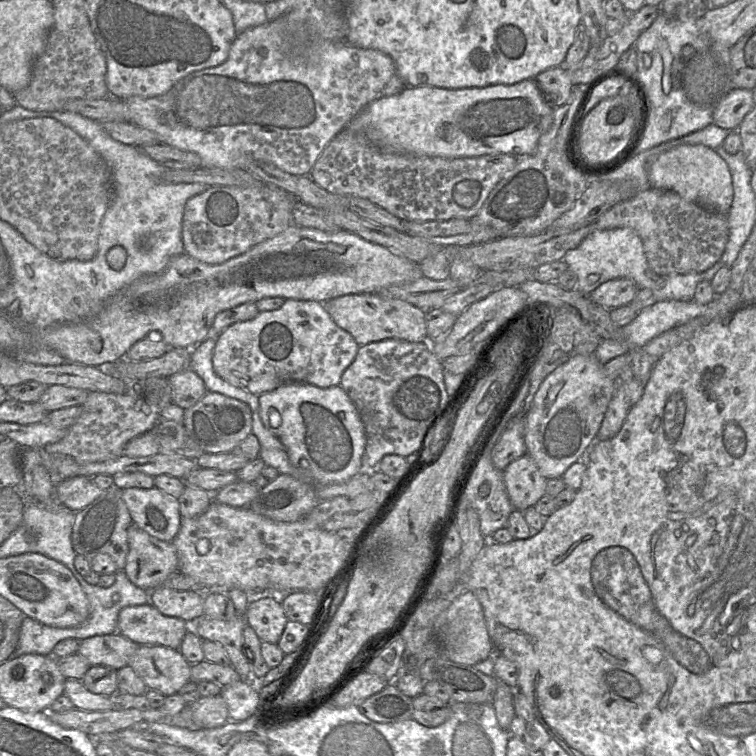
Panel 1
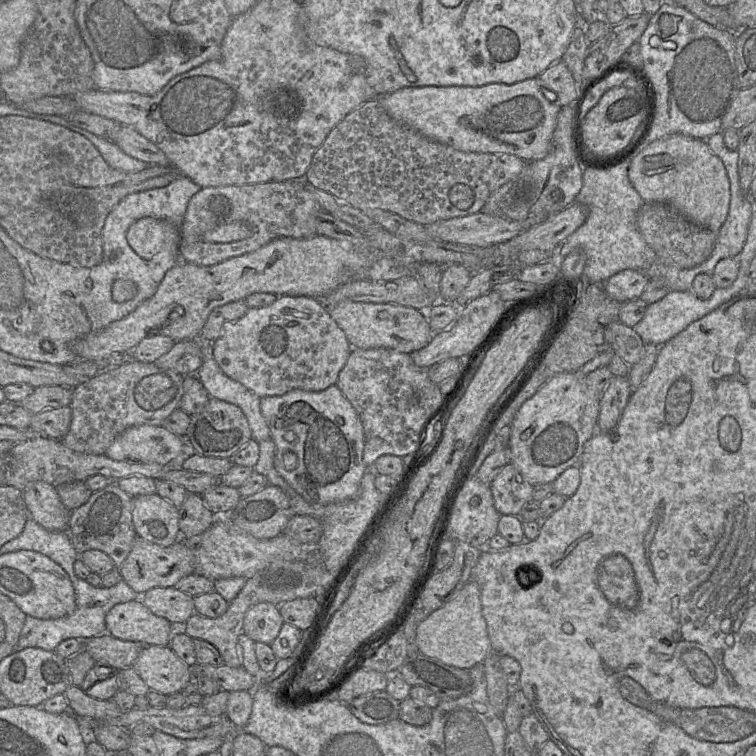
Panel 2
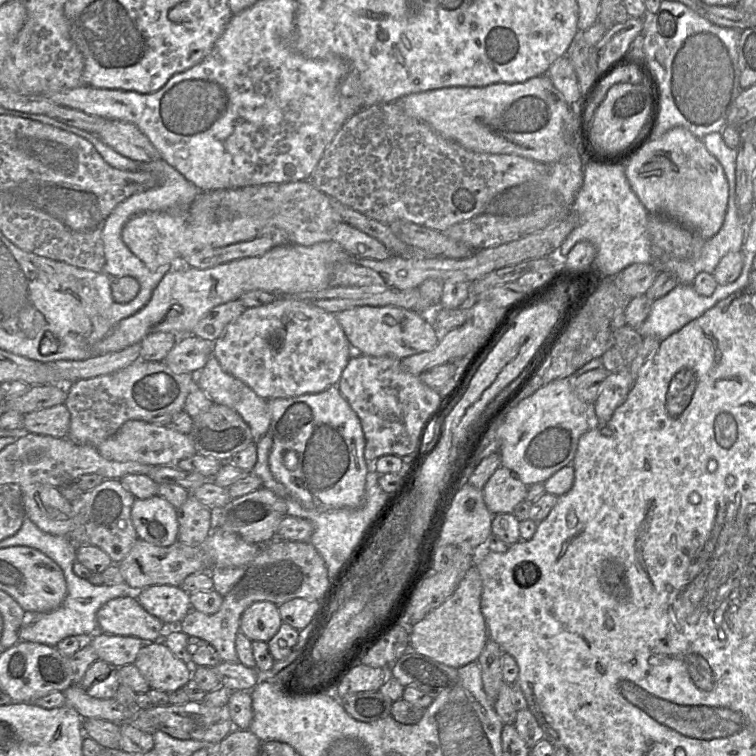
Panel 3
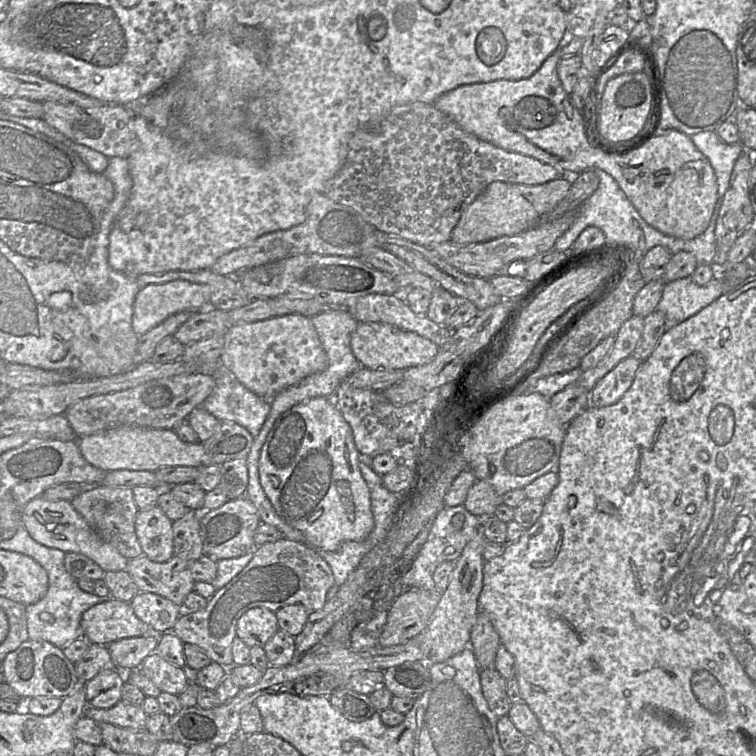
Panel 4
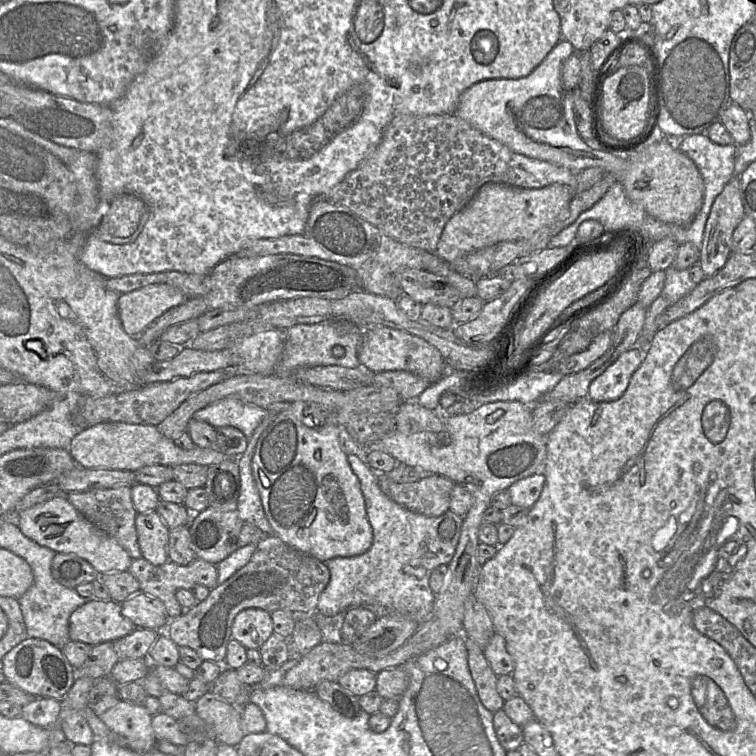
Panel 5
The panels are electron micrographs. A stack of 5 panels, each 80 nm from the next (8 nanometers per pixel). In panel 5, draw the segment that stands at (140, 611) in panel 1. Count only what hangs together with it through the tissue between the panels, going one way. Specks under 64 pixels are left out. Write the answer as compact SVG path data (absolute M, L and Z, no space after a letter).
M91 597L89 601L77 608L69 618L69 640L94 646L105 642L114 642L130 634L136 626L121 612L121 604L112 599L98 600Z

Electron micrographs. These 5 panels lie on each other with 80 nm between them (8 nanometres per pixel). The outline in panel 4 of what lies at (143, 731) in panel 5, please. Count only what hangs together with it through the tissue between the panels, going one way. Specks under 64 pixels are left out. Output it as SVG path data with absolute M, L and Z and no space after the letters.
M123 700L110 708L95 708L86 704L84 715L97 723L109 723L134 730L146 730L148 715L139 705L132 705Z

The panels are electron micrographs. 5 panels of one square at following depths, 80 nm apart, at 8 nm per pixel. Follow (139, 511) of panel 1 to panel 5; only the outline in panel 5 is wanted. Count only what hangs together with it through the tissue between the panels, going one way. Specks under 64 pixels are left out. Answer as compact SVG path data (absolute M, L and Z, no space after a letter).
M158 512L138 513L135 525L142 557L155 566L168 562L170 529Z

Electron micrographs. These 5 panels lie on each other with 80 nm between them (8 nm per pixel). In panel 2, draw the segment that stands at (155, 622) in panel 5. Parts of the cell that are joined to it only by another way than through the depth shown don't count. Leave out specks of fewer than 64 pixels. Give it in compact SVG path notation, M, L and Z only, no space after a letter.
M155 587L141 596L144 605L169 622L186 622L194 613L194 597L175 587Z

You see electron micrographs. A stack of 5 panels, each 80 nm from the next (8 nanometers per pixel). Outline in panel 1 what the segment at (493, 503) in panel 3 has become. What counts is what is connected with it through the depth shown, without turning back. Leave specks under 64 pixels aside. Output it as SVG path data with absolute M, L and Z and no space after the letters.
M528 454L511 462L503 471L503 477L515 510L523 512L546 495L547 478Z

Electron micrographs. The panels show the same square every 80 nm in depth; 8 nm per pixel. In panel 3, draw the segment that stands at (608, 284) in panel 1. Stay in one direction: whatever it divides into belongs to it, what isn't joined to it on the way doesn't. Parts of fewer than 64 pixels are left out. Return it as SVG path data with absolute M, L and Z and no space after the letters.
M634 263L613 278L615 285L633 298L645 294L658 274L658 270L651 264Z

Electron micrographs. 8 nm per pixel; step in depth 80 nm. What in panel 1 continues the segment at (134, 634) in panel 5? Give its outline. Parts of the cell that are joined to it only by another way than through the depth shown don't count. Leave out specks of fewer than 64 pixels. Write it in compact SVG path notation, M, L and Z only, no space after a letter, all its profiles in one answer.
M117 632L80 641L77 653L91 666L104 666L117 671L128 666L138 648L138 644Z

